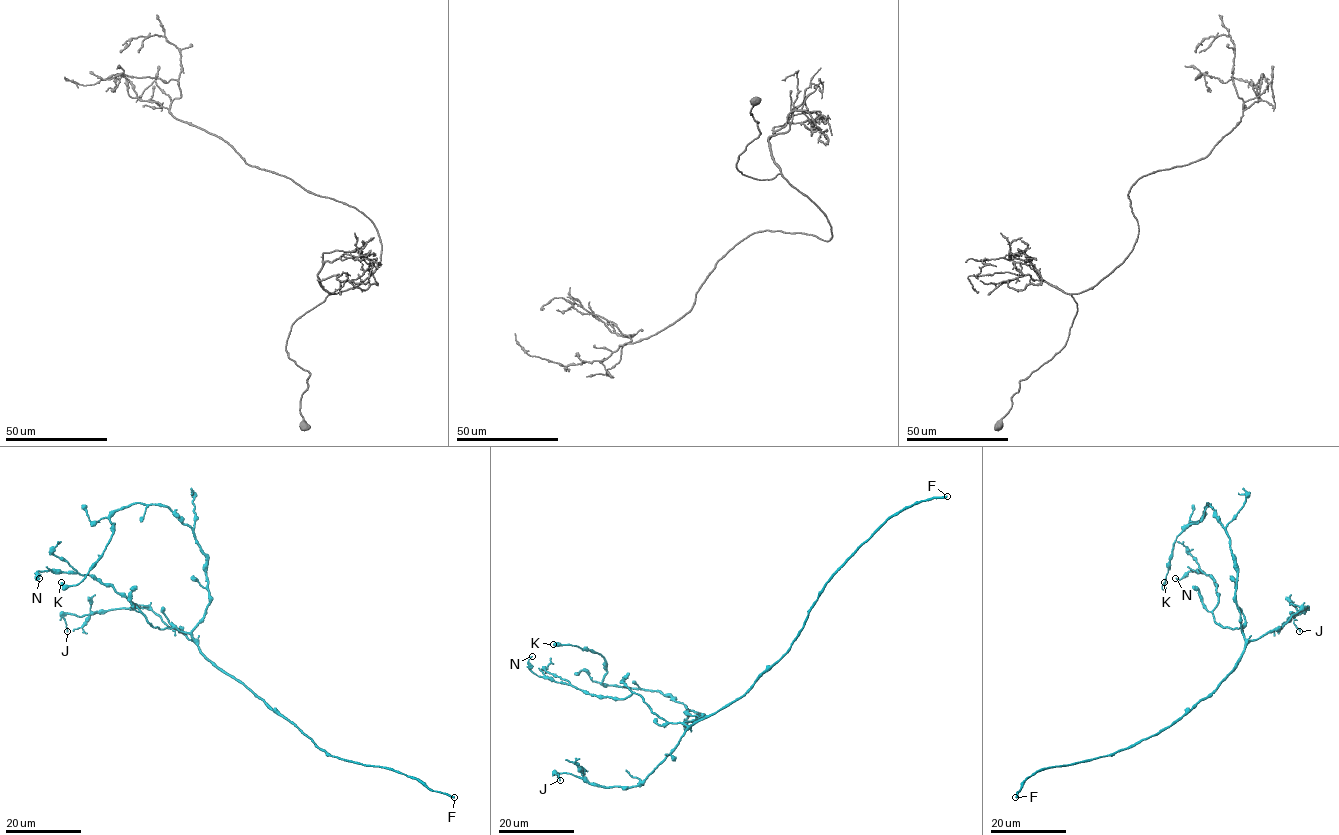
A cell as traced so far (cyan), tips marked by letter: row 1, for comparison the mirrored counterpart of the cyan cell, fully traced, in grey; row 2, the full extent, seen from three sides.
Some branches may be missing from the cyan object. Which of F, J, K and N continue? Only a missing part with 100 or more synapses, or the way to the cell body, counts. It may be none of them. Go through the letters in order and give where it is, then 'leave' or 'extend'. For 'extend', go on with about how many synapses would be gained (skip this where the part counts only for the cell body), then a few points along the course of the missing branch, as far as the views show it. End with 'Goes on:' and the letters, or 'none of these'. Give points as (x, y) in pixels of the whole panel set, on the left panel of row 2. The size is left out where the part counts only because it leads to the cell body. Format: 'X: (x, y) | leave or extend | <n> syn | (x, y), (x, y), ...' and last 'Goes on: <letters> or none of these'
F: (454, 797) | extend | 250 syn
J: (67, 631) | leave
K: (61, 582) | leave
N: (39, 578) | leave
Goes on: F

